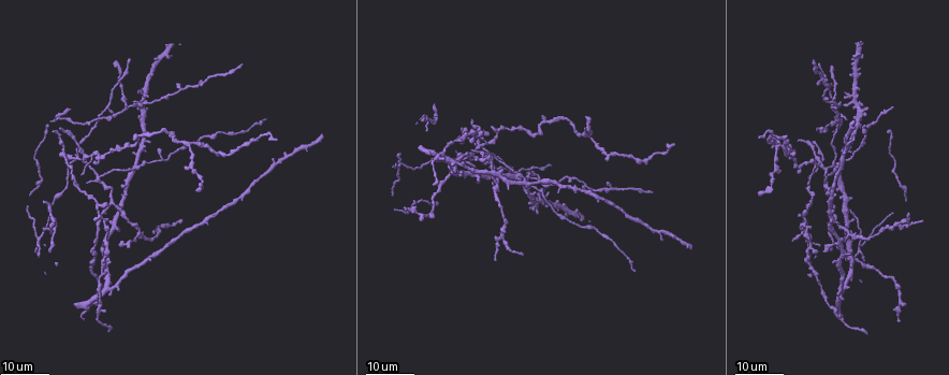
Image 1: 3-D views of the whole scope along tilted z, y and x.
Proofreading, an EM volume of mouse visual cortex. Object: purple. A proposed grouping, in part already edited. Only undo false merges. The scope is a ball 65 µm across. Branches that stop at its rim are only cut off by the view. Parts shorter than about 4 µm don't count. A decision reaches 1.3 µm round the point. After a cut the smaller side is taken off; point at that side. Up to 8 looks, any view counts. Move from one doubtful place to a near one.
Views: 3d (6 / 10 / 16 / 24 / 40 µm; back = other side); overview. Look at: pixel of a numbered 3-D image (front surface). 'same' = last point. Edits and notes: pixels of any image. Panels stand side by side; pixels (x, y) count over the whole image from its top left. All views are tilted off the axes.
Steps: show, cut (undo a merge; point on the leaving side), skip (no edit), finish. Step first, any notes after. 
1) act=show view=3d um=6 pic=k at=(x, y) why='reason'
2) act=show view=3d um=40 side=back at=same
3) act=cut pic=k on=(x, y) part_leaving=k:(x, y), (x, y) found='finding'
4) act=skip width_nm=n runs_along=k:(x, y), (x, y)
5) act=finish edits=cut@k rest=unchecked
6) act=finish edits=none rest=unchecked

act=show view=3d um=24 pic=1 at=(500, 239) why='four-way junction'

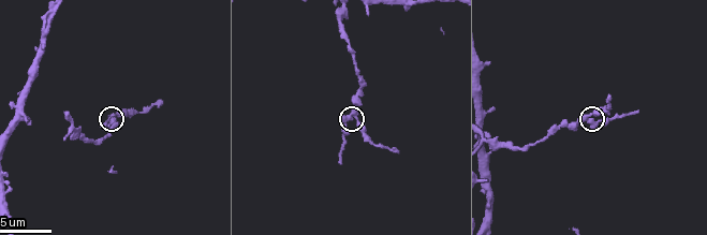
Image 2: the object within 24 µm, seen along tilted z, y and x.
act=show view=3d um=6 pic=2 at=(591, 122)

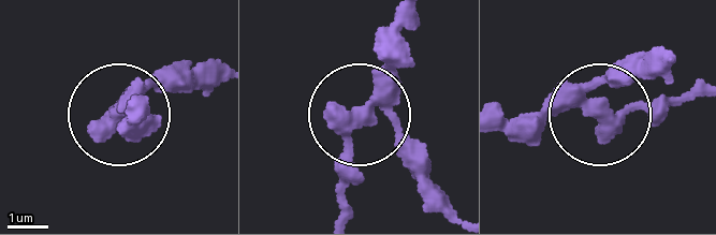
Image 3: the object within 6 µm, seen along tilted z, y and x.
act=skip arms=4 runs_along=3:(501, 131), (699, 91) found='all the same cell'

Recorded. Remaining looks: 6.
act=show view=3d um=16 pic=1 at=(834, 163) why='looks like a crossing'

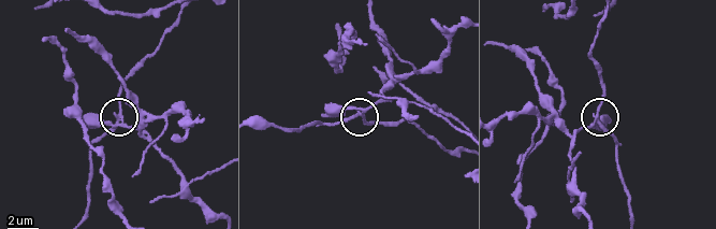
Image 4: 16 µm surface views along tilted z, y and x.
act=show view=3d um=10 pic=4 at=(117, 119)

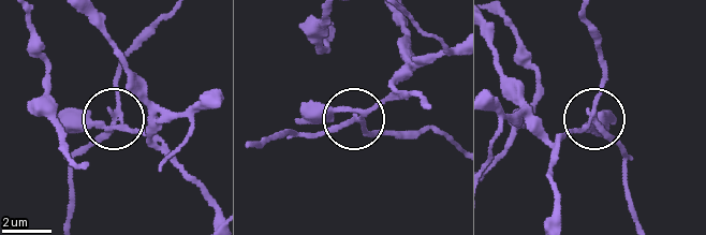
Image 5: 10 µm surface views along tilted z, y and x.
act=cut pic=5 on=(100, 142) arms=4 found='a second cell is stuck on'

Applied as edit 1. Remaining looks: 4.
act=show view=3d um=24 pic=1 at=(96, 178) why='looks like a crossing'

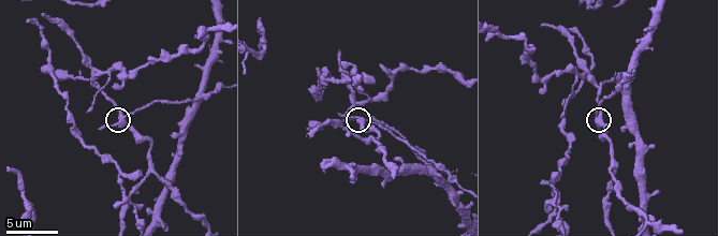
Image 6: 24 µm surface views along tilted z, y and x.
act=show view=3d um=10 pic=6 at=(121, 115)

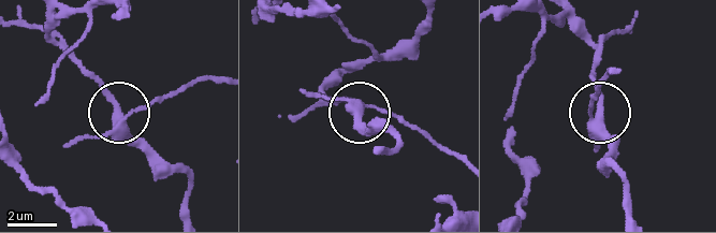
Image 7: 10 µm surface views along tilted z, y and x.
act=cut pic=7 on=(148, 106) arms=4 part_leaving=7:(116, 126), (198, 81), (218, 78) found='two cells meet here'

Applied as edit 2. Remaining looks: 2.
act=show view=3d um=6 pic=6 at=(119, 169) why='two arms in line, one across'

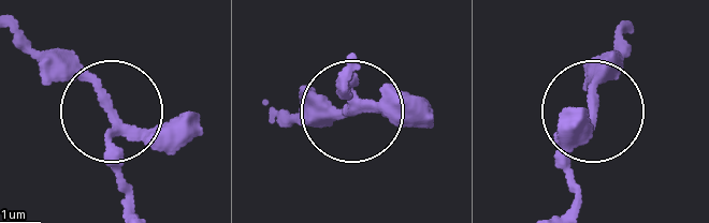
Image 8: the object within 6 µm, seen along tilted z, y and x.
act=show view=3d um=6 side=back pic=8 at=(108, 110)

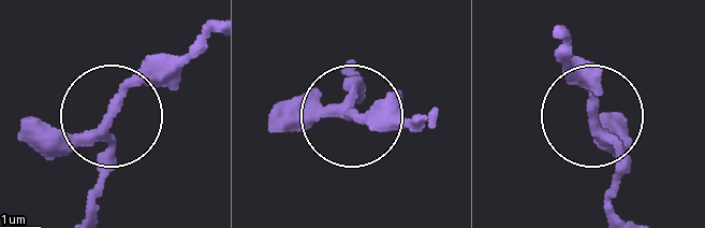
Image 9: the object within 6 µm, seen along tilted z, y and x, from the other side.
act=skip runs_along=9:(84, 214), (111, 152), (115, 103), (172, 73), (207, 37) found='all the same cell'

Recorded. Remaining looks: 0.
act=finish edits=cut@5,cut@7 rest=unchecked

